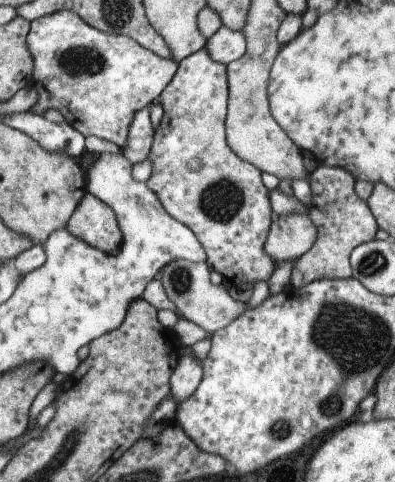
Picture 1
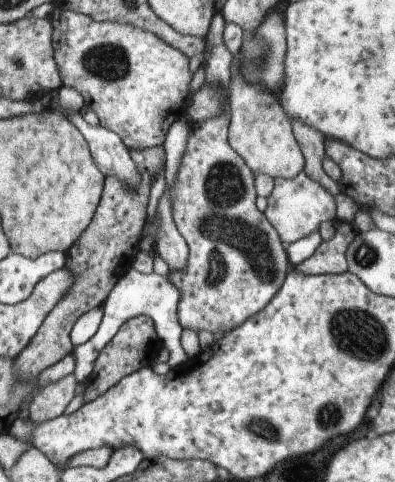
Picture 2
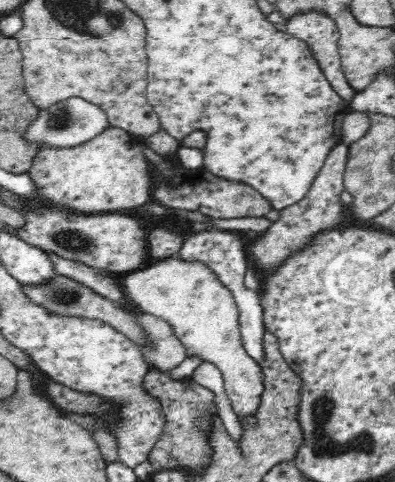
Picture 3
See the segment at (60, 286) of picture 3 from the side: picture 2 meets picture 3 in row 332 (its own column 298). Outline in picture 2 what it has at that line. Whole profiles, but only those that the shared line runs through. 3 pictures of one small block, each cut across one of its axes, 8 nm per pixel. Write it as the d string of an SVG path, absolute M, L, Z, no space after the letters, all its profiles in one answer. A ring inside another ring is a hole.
M291 120L291 130L293 130L293 136L305 158L303 172L307 174L307 178L311 178L319 186L323 186L327 190L327 194L331 194L331 196L341 194L339 184L335 180L331 180L323 170L323 160L327 156L325 154L325 136L315 128L305 126L301 122L293 122L293 120Z

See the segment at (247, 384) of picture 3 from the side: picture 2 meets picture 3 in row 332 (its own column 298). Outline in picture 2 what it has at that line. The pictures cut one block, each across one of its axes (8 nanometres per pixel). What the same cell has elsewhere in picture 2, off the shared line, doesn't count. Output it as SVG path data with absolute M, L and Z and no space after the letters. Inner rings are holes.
M299 172L295 178L275 178L273 180L273 192L267 198L265 218L281 238L283 246L291 246L297 240L307 238L313 230L319 228L321 222L333 222L335 220L335 202L333 196L327 194L323 186L307 178L305 172Z

